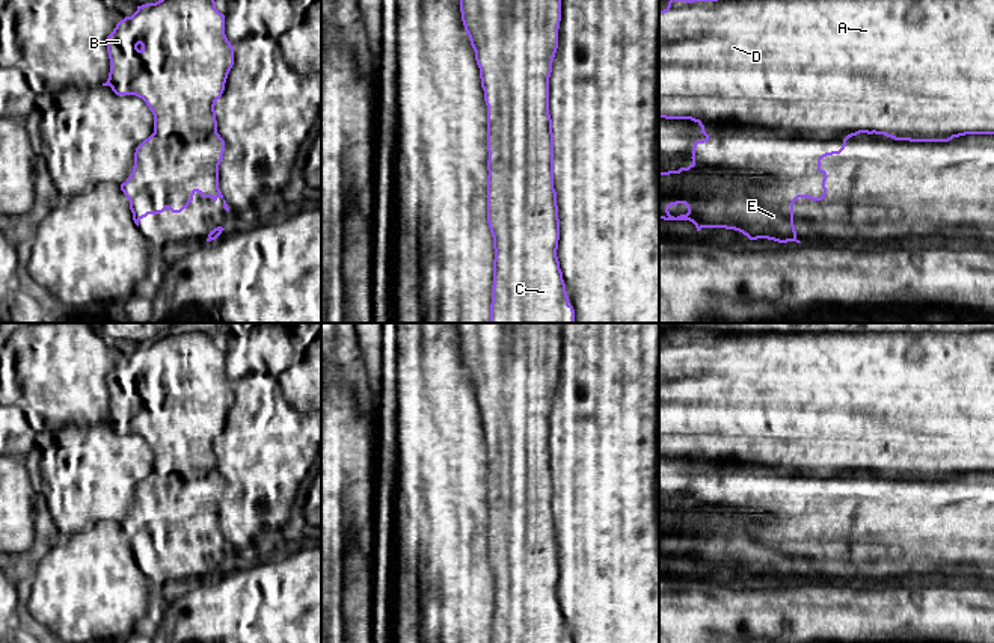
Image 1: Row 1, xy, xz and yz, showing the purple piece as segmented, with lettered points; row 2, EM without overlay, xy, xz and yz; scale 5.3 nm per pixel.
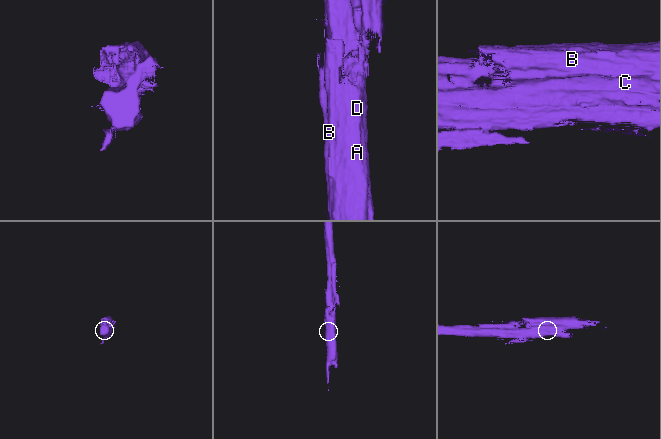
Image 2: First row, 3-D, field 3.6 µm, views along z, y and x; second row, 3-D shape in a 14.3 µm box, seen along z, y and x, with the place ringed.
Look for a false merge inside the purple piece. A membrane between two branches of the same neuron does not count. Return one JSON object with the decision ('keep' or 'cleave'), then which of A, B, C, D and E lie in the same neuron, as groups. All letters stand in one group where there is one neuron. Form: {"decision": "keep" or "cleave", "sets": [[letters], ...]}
{"decision": "cleave", "sets": [["A", "B", "C", "D"], ["E"]]}

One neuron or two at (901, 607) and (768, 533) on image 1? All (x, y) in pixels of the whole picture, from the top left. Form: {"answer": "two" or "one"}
{"answer": "two"}

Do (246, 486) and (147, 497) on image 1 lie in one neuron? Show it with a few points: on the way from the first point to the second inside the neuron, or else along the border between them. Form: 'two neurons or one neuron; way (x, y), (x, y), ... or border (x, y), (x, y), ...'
two neurons; border (216, 455), (216, 470), (223, 479), (219, 524)

